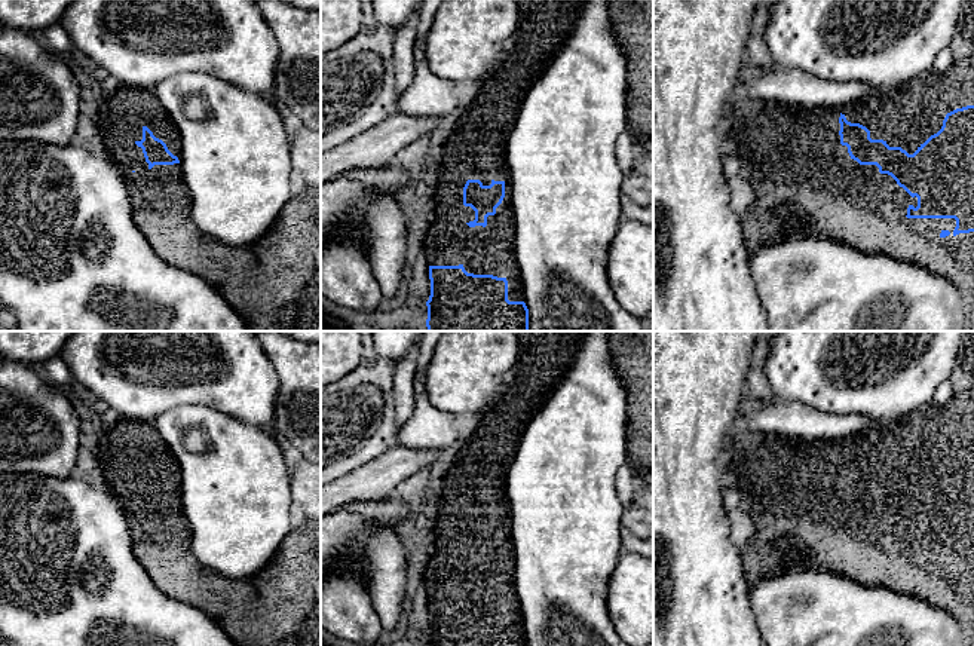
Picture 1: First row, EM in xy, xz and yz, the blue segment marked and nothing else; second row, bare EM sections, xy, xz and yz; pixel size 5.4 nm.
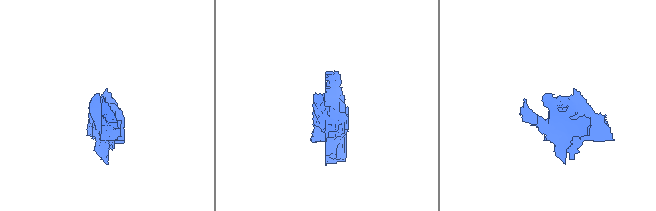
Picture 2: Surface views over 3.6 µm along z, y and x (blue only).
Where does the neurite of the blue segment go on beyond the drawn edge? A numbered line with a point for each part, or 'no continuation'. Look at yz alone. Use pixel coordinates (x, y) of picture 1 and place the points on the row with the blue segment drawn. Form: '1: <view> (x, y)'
1: yz (795, 155)

